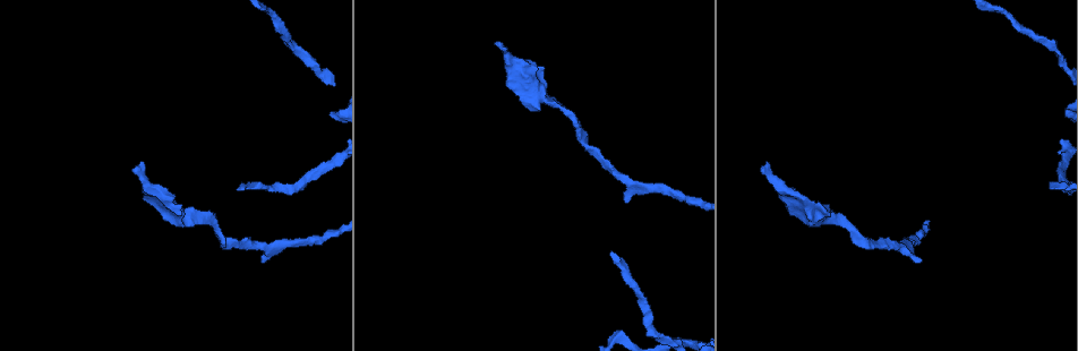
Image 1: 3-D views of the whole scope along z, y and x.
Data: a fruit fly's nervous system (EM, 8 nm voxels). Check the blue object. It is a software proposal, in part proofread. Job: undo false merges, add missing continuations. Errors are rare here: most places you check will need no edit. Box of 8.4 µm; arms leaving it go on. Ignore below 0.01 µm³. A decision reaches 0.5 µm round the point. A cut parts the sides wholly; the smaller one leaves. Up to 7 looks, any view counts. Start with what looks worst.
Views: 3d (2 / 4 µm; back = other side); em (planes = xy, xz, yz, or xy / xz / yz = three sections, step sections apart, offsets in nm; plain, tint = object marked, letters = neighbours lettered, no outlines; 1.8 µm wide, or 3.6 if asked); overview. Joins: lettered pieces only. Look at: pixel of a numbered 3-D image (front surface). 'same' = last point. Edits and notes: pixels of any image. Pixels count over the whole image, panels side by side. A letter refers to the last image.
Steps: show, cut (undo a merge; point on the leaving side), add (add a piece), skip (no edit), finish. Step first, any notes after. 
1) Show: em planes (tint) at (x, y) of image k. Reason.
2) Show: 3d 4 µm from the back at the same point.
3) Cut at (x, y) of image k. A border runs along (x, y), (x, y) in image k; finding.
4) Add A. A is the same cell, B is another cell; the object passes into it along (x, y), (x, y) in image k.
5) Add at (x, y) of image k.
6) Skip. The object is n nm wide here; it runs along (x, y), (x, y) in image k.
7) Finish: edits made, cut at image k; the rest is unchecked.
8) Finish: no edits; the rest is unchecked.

Show: 3d 4 µm at (763, 167) of image 1.

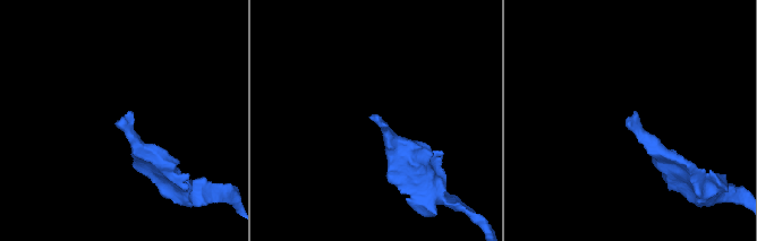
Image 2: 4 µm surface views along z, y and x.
Show: em xz step 8 (tint) at (628, 121) of image 2.

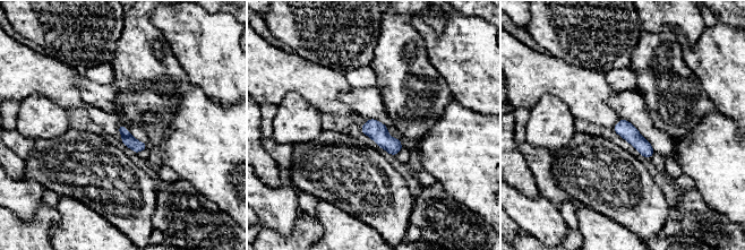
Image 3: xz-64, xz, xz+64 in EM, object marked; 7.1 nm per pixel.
Show: em planes (letters) at the same point.

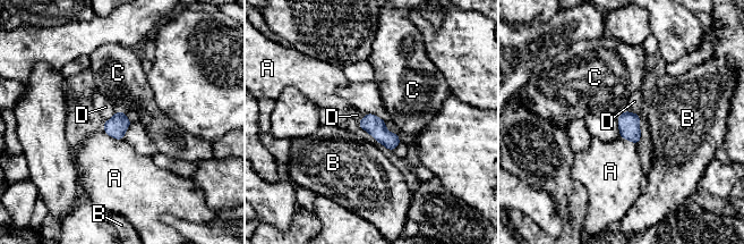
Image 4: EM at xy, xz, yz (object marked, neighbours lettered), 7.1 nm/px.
Skip. The object is 140 nm wide here; A, B, C and D are other cells; no lettered piece goes on from it.

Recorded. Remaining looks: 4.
Show: em planes (letters) at (921, 258) of image 1. Thin end.

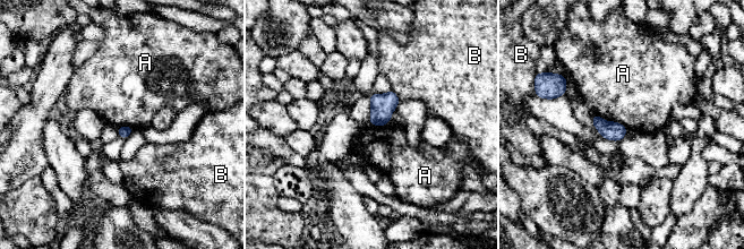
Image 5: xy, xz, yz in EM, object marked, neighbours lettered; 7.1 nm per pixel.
Skip. The object is 80 nm wide here; A and B are other cells; a border runs along (390, 121), (384, 125), (370, 125) in image 5; none of them fits.

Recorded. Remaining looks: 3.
Show: em planes (letters) at (549, 103) of image 1. Sudden change in width.

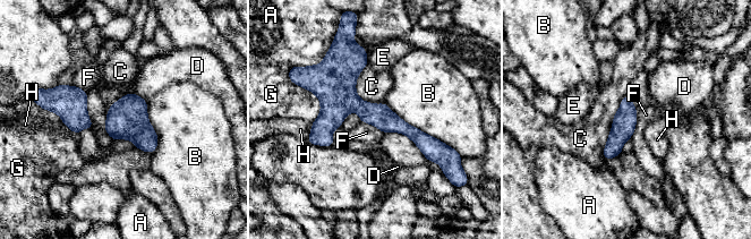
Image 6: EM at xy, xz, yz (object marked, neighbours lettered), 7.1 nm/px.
Skip. A, B, C, D, E, F, G and H are other cells; a border runs along (637, 108), (636, 128), (630, 138) in image 6; continuous, no second neuron.

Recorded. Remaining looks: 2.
Finish: no edits; the rest is unchecked.

